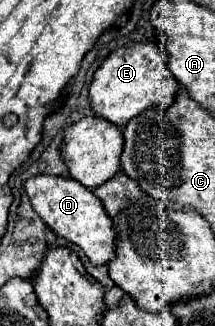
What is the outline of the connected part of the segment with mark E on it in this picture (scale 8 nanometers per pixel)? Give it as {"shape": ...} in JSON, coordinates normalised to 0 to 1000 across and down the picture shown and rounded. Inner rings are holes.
{"shape":[[[619,129],[619,147],[535,147],[442,215],[433,252],[414,264],[414,313],[442,350],[572,393],[591,368],[637,356],[637,344],[684,337],[693,325],[786,331],[823,276],[833,252],[777,202],[777,166],[712,129]]]}

